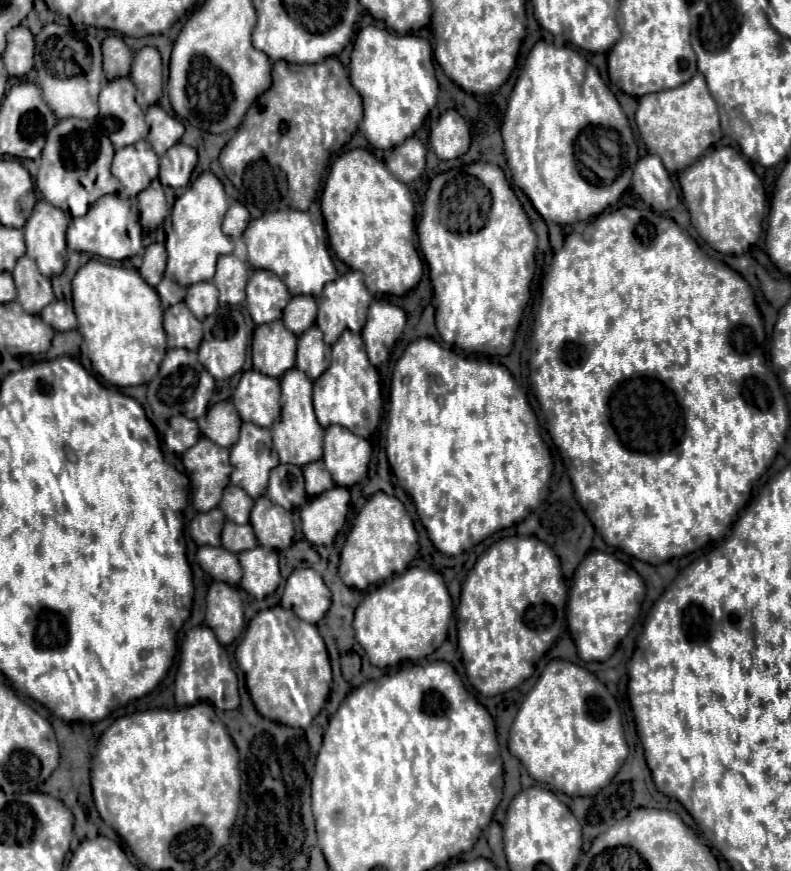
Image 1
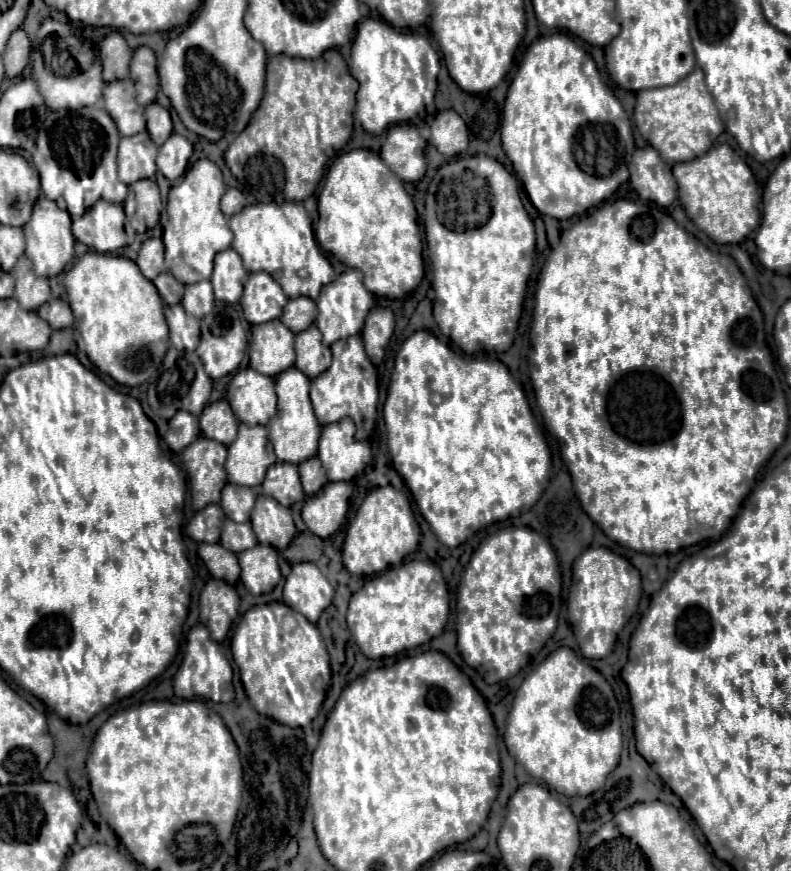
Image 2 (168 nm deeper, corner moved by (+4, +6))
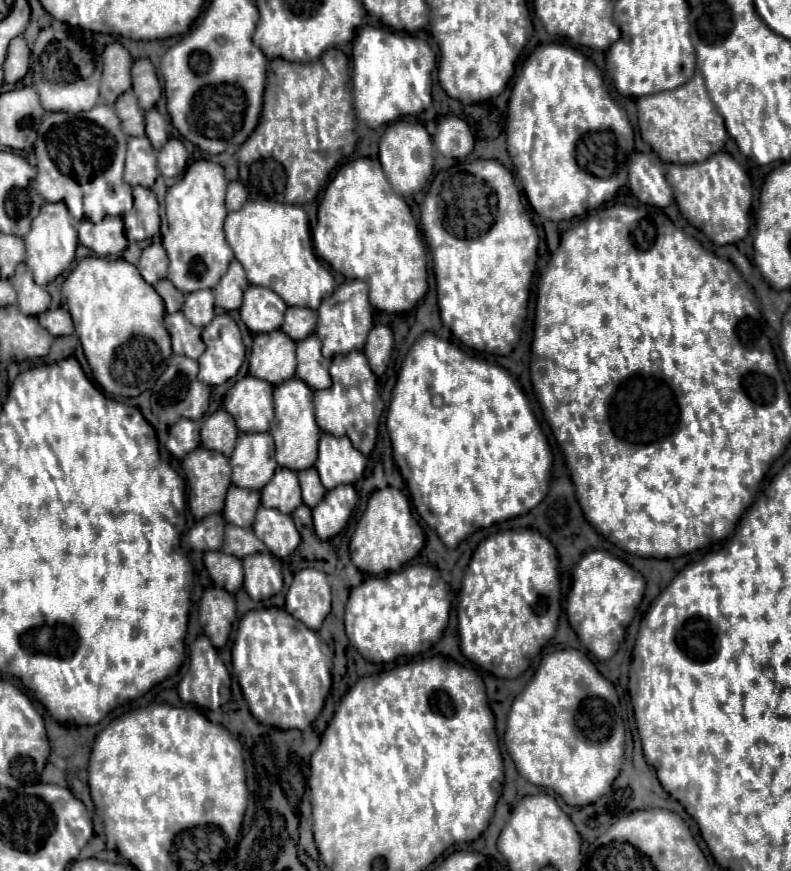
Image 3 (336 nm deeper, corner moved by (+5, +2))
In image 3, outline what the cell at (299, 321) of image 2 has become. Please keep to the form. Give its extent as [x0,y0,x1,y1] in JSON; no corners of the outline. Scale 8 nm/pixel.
[281,306,317,342]

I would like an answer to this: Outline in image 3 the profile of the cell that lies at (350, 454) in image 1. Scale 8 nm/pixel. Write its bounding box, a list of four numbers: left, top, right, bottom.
[315,434,367,490]

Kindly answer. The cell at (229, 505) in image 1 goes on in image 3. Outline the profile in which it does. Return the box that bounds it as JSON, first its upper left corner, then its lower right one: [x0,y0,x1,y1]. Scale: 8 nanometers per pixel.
[223,486,259,528]

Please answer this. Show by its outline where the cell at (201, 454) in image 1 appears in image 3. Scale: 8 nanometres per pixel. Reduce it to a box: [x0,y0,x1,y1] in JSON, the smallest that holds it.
[181,446,231,520]

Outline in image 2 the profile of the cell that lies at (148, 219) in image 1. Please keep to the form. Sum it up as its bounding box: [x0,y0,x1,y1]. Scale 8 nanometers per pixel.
[130,180,162,228]

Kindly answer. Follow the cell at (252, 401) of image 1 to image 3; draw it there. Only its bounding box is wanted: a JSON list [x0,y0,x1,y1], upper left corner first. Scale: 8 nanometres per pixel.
[225,376,273,432]

